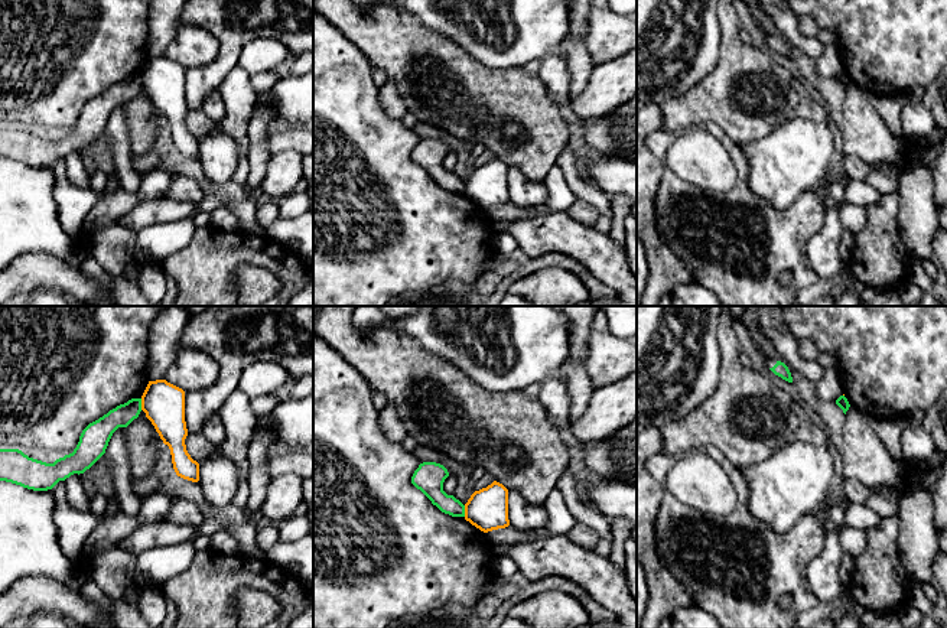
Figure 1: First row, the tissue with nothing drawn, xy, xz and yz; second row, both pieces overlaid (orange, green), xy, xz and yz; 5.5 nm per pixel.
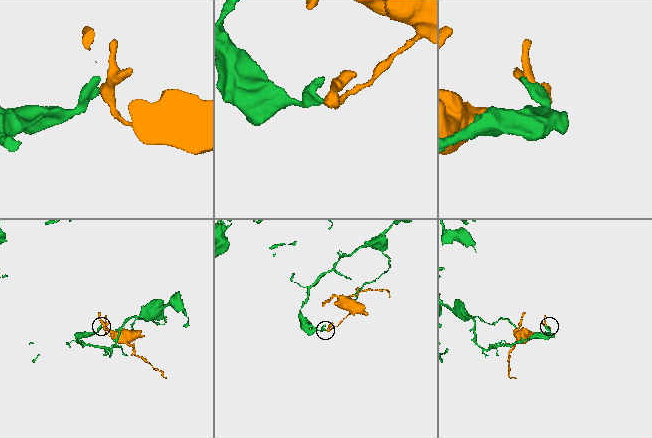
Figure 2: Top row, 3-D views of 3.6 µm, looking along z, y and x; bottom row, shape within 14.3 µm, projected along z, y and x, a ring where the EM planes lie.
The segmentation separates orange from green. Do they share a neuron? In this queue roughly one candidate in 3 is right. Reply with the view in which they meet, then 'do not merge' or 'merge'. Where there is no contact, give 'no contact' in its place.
xy | do not merge

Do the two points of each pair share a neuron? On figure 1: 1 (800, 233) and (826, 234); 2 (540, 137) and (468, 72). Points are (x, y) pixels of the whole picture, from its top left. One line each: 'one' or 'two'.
1: two
2: one

